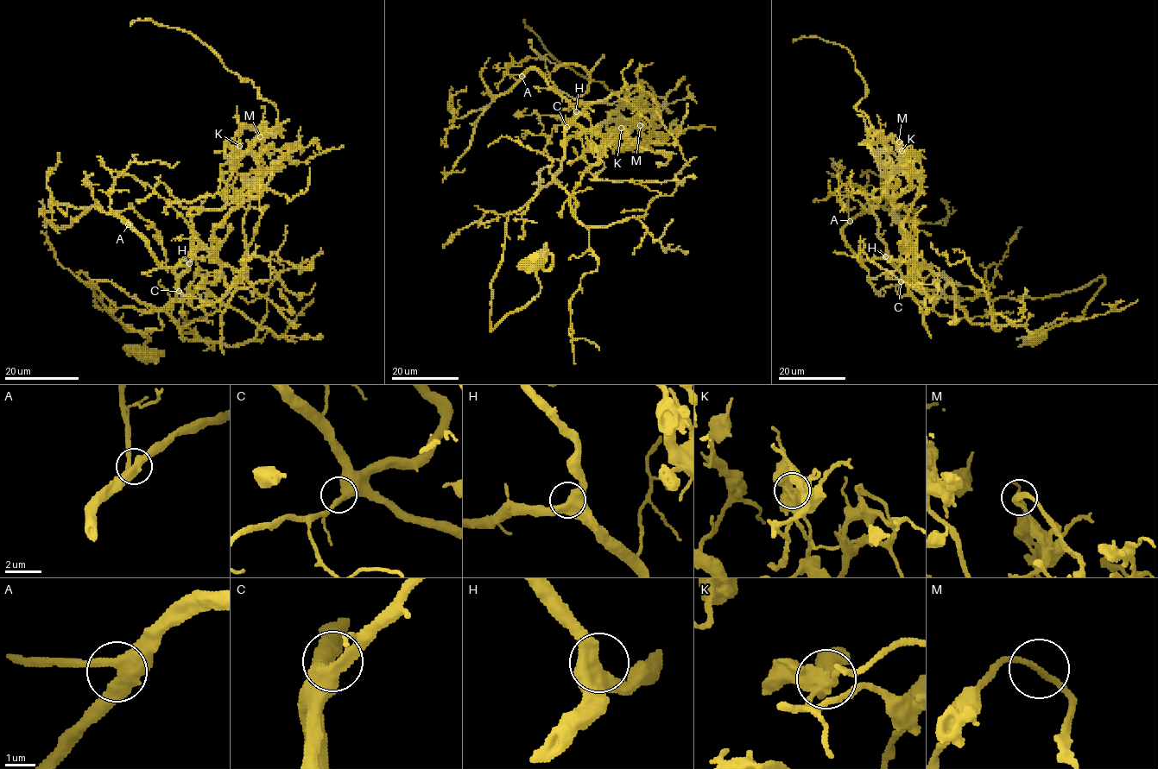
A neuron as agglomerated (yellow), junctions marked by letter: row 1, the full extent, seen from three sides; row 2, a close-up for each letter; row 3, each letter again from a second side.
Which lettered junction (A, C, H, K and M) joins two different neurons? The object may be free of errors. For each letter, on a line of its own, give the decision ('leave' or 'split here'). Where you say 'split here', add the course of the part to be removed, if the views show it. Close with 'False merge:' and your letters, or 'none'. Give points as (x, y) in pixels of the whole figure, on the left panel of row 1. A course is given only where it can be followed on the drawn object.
A: leave
C: leave
H: leave
K: split here; course (239, 146), (262, 166), (262, 137), (277, 123), (274, 104), (187, 32), (150, 19), (129, 25)
M: leave
False merge: K

